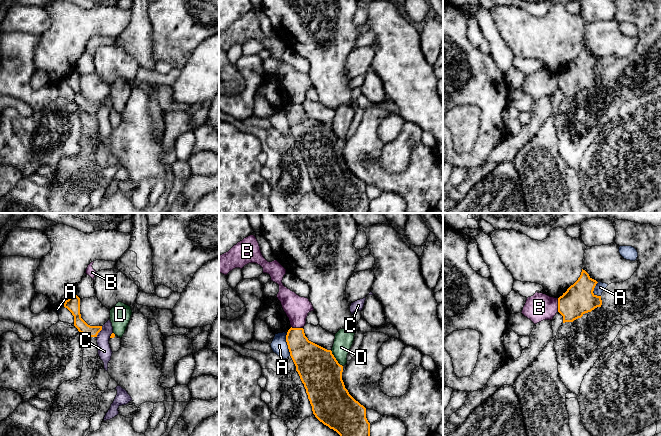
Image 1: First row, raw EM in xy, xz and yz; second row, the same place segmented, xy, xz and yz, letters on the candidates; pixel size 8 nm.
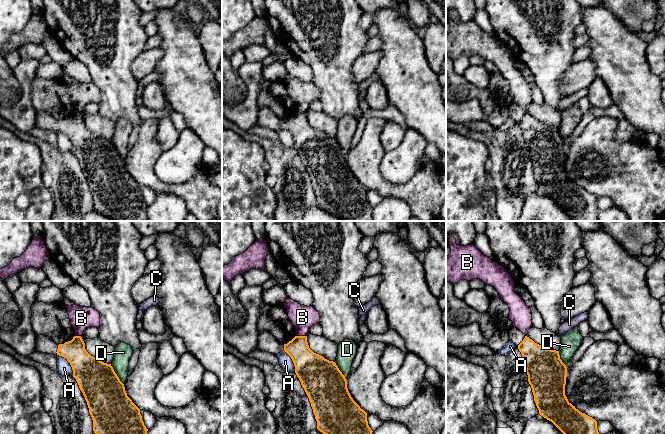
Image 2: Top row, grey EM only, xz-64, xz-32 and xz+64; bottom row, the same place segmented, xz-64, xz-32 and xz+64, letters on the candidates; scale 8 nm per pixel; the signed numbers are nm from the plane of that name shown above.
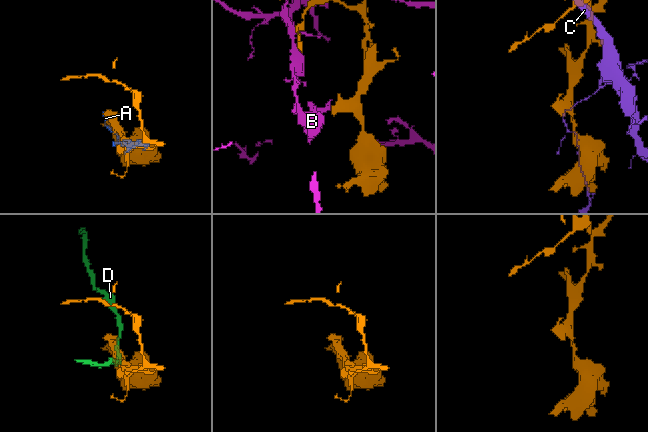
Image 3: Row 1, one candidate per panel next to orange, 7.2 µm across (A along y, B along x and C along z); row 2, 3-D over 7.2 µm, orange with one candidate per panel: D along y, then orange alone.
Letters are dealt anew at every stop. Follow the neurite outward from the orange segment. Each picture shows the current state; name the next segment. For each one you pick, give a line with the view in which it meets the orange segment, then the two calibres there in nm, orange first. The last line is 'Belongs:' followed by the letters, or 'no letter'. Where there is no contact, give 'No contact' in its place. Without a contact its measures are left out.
Belongs: no letter

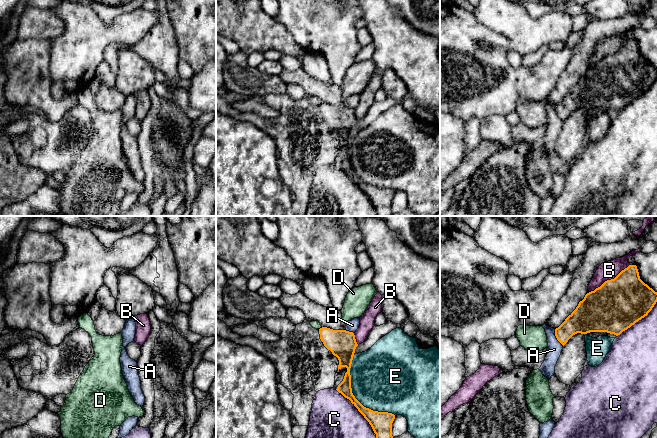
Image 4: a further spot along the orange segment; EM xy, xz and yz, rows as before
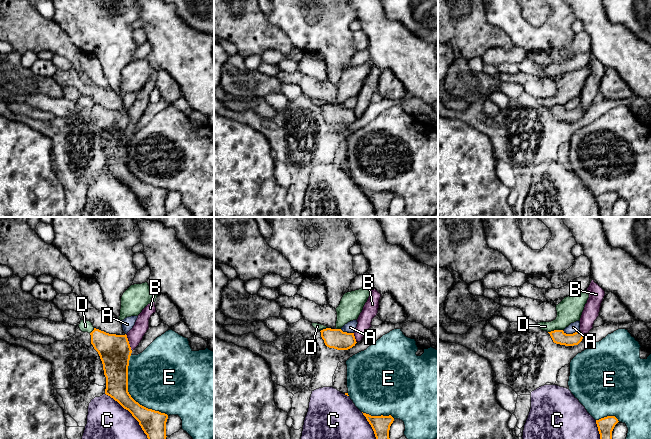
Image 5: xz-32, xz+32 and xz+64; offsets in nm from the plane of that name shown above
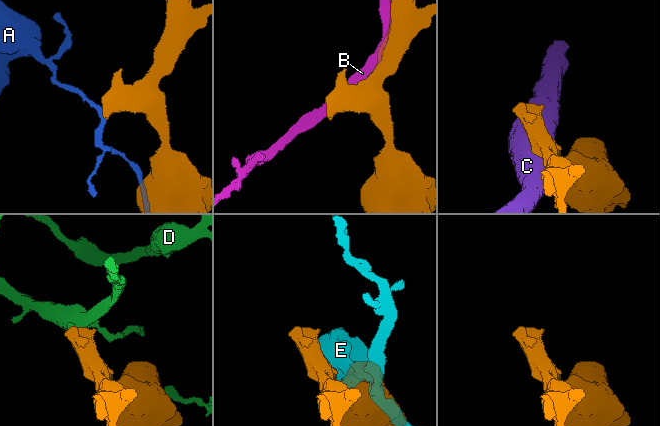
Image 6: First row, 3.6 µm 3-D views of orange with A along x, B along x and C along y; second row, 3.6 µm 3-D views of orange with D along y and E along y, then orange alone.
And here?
Belongs: no letter

